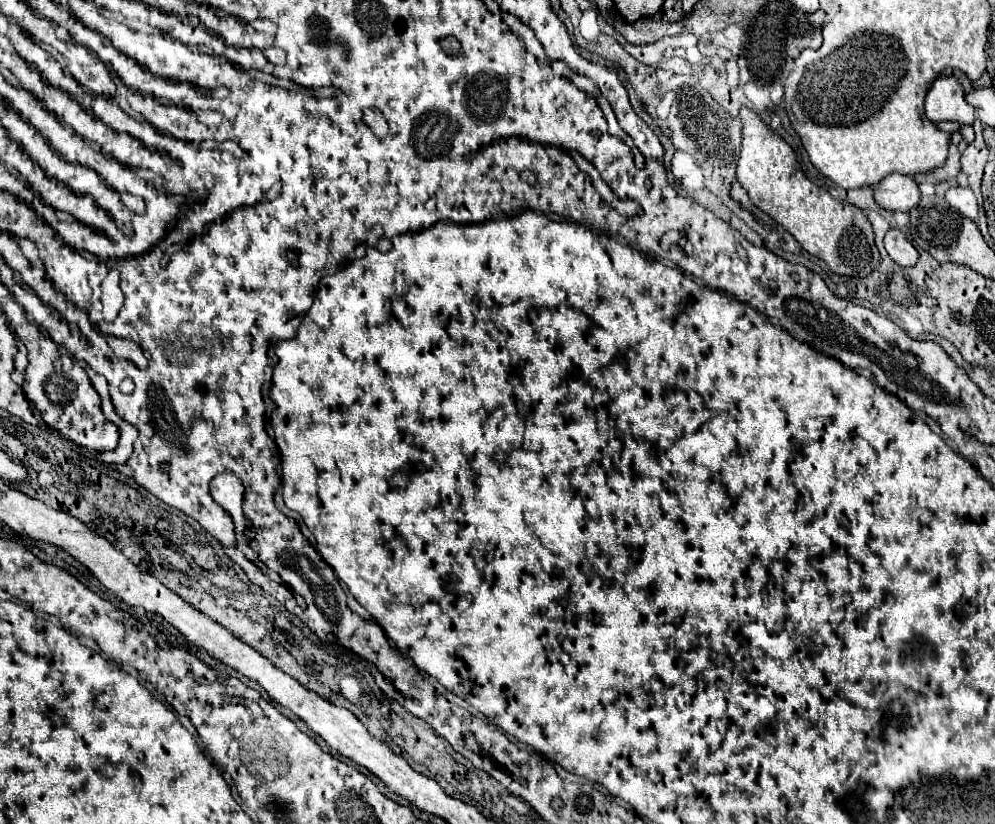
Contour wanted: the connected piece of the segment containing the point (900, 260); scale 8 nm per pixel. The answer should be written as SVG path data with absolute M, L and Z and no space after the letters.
M891 228L885 234L885 250L889 252L891 260L897 262L899 266L915 266L917 256L919 256L917 250L913 248L913 244L897 228Z

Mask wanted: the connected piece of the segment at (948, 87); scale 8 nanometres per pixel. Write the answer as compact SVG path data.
M955 76L937 78L925 98L925 114L931 122L953 120L959 124L973 124L973 110L965 102L965 92Z

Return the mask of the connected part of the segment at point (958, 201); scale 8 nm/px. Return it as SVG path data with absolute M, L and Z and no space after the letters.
M955 186L955 188L947 190L945 198L955 210L959 210L961 214L965 214L971 220L977 220L977 198L975 198L971 188Z

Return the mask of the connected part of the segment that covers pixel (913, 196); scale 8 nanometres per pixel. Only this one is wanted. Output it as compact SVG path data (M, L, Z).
M891 174L883 182L879 182L873 190L875 190L877 204L885 210L909 212L911 208L919 206L919 202L921 202L919 186L911 176Z

